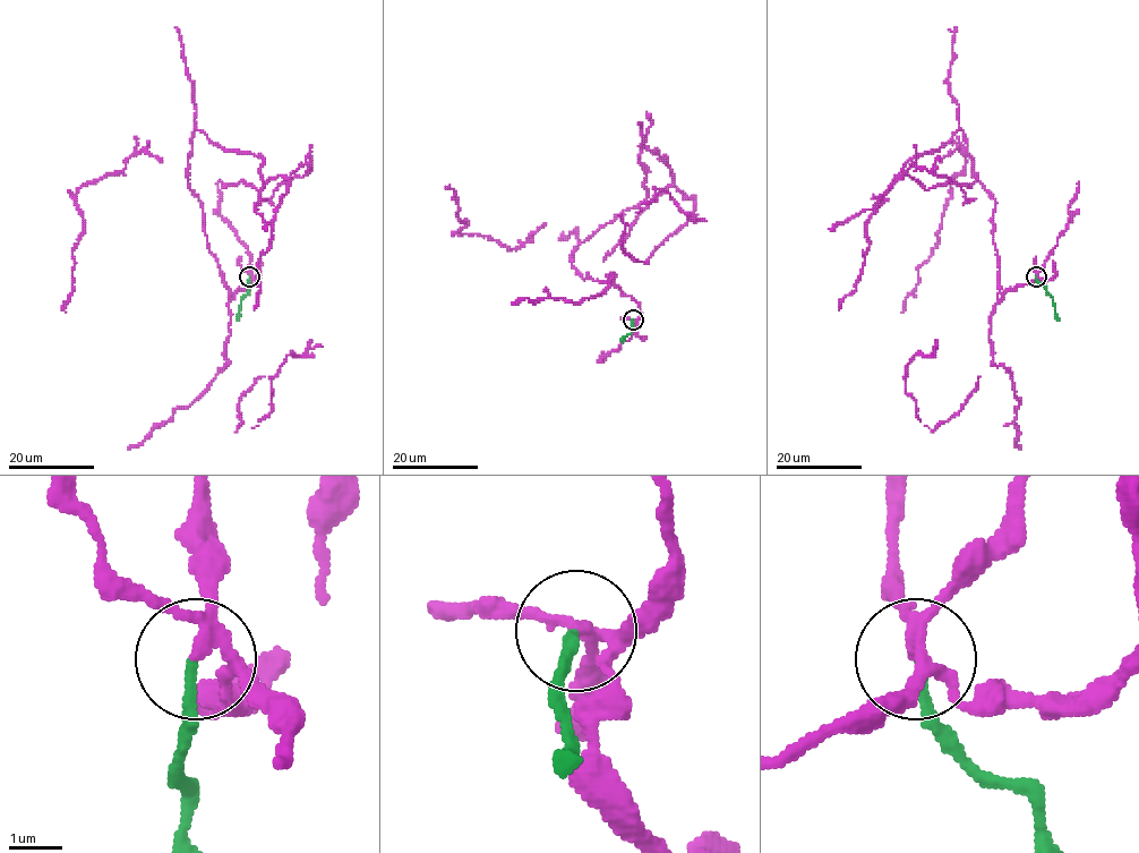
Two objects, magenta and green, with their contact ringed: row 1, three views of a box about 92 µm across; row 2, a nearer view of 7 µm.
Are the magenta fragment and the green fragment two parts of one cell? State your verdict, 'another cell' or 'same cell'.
another cell

